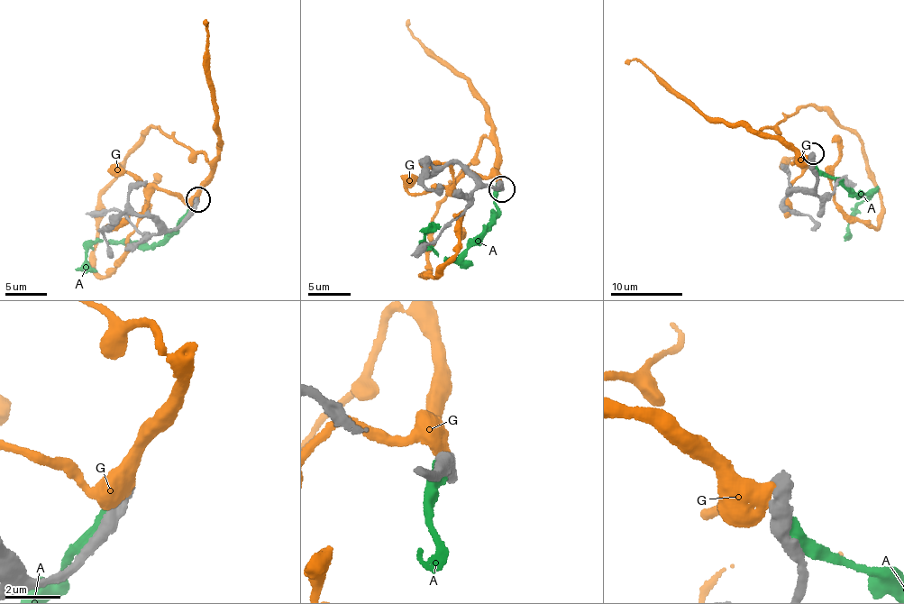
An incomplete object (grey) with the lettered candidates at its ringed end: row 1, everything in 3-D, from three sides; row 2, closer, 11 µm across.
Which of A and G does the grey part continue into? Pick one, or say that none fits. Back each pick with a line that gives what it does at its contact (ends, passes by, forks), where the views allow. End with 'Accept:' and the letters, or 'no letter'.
Accept: no letter

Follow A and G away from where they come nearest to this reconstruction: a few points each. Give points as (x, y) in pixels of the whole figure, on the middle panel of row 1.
A: (498, 185), (494, 200), (497, 218), (454, 259), (434, 254), (426, 242), (424, 235), (441, 226)
G: (499, 182), (496, 143), (483, 137), (431, 219), (432, 269), (421, 276), (455, 258), (458, 214), (464, 234)

